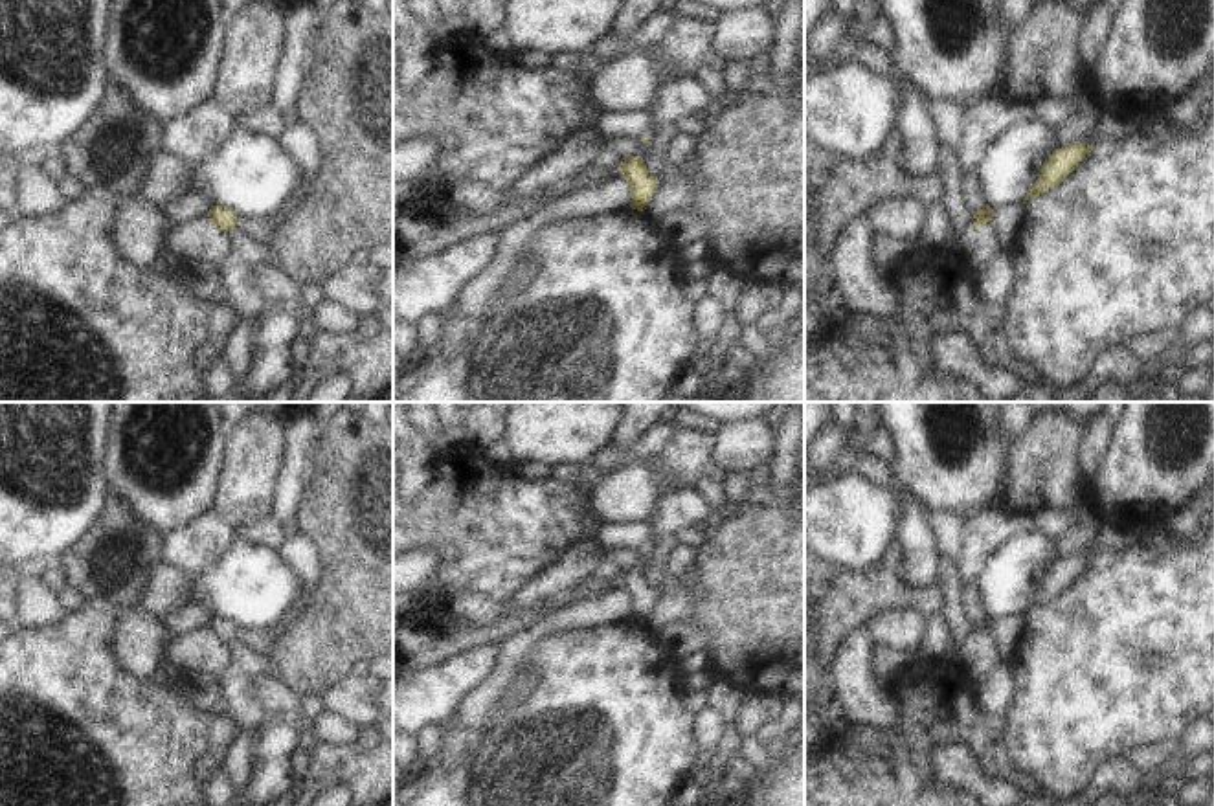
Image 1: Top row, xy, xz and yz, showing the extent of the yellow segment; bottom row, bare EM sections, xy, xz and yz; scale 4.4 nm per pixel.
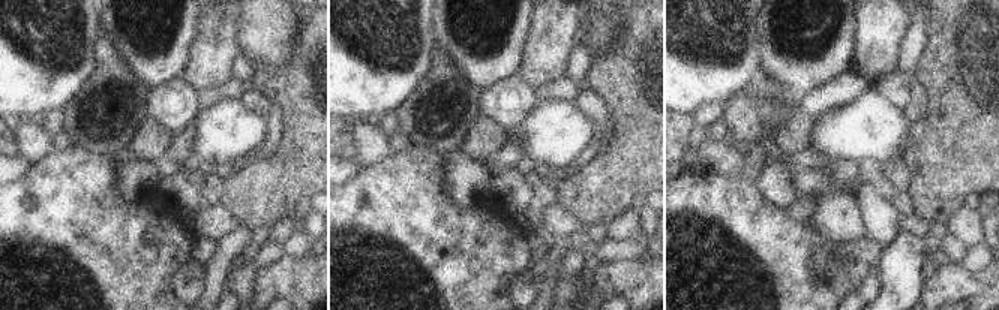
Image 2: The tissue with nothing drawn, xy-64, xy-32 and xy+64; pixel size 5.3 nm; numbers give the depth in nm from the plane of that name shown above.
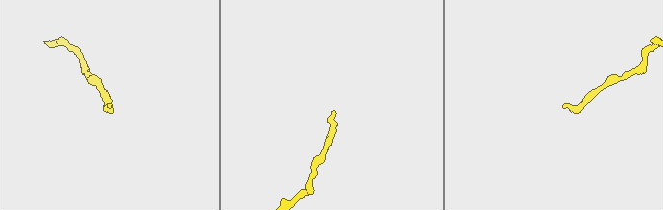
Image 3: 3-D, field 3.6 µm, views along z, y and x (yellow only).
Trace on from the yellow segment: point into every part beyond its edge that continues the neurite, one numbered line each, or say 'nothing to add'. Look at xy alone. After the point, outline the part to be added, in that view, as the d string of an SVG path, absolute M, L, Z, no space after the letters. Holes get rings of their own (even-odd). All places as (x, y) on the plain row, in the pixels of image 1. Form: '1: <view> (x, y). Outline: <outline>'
nothing to add

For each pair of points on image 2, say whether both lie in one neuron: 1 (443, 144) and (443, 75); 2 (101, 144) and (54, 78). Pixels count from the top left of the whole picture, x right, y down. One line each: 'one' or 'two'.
1: one
2: two

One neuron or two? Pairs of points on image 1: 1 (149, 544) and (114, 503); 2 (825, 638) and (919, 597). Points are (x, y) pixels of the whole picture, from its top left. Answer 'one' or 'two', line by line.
1: one
2: one

